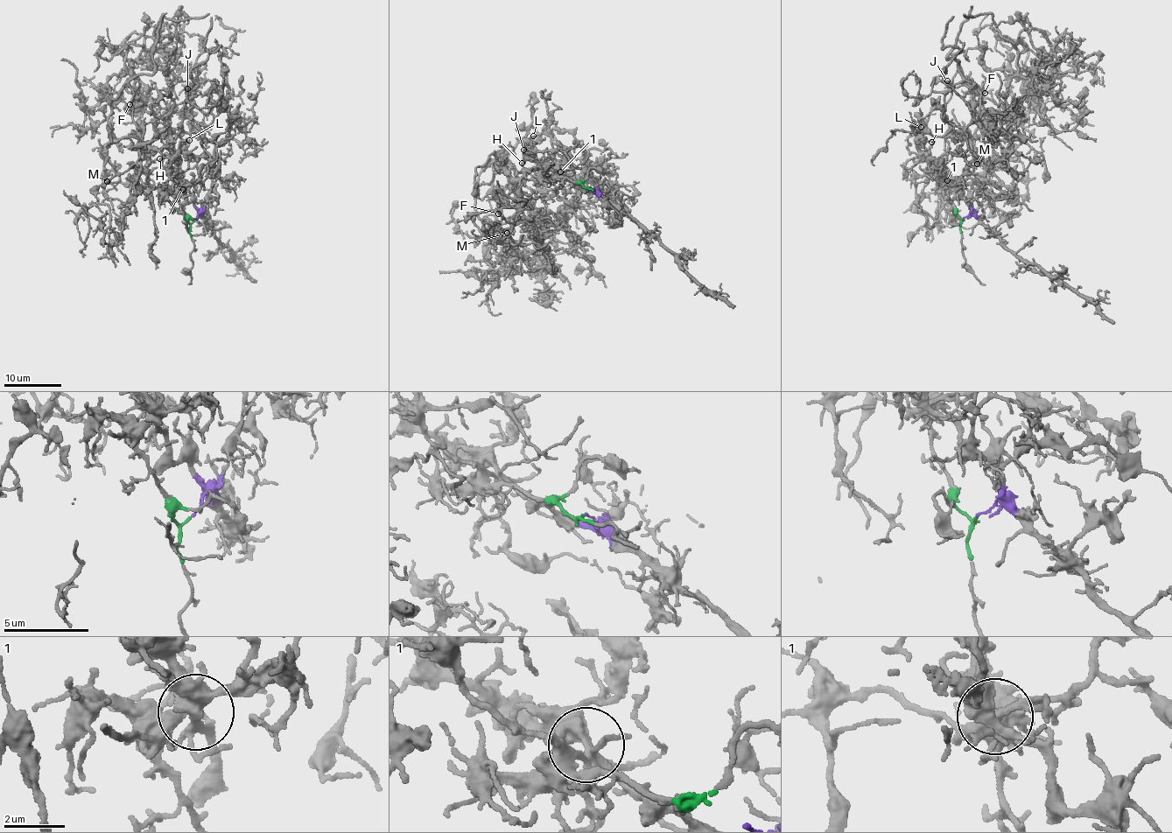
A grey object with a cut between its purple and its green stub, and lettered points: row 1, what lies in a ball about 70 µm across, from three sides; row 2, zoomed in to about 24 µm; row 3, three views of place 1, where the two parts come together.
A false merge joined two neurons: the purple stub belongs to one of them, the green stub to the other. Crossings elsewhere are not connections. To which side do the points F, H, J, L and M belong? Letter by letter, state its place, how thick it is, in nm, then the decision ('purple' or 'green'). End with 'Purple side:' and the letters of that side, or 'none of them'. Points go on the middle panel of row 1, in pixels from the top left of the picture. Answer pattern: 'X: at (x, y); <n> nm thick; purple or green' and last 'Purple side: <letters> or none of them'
F: at (498, 213); 120 nm thick; green
H: at (522, 163); 130 nm thick; purple
J: at (523, 150); 120 nm thick; green
L: at (533, 136); 130 nm thick; purple
M: at (507, 233); 150 nm thick; green
Purple side: H, L

